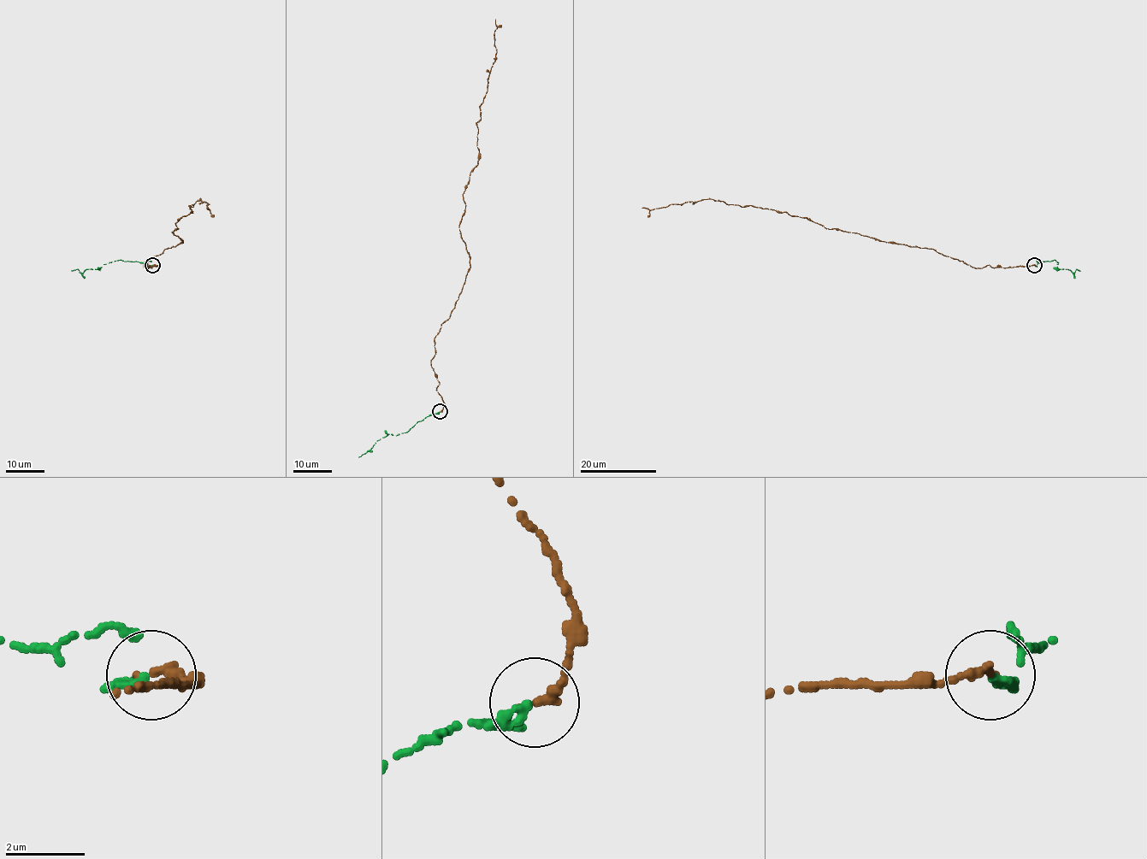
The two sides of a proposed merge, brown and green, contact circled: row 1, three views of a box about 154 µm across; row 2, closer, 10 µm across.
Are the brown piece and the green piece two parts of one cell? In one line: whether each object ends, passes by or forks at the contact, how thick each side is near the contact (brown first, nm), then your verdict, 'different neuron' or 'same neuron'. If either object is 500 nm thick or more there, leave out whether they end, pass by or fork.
brown ends; green ends; calibres 280 and 280 nm; different neuron

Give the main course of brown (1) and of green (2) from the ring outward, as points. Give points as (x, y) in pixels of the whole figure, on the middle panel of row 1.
1: (440, 412), (434, 338), (470, 267), (458, 226), (501, 25)
2: (440, 412), (417, 421), (405, 432), (395, 436), (391, 433), (376, 440), (369, 450), (358, 456)

